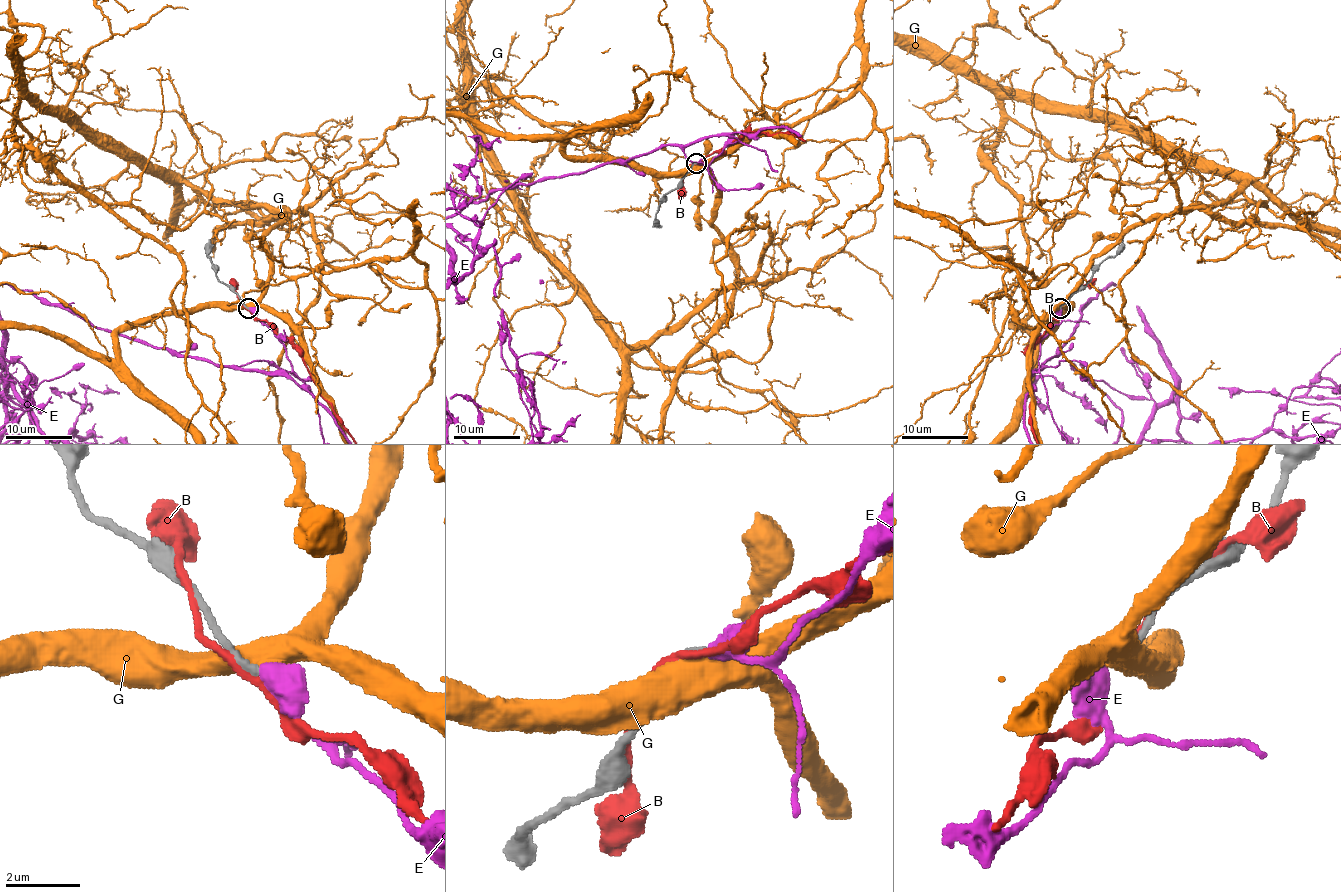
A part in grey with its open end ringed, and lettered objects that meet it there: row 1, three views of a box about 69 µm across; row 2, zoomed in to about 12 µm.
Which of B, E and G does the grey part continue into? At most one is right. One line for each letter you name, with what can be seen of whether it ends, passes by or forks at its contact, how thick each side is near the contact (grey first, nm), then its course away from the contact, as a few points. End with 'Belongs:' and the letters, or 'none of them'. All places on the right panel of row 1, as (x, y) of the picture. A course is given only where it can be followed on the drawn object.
E: it ends there; 220 nm thick on the grey side, 500 nm on the other
Belongs: E

